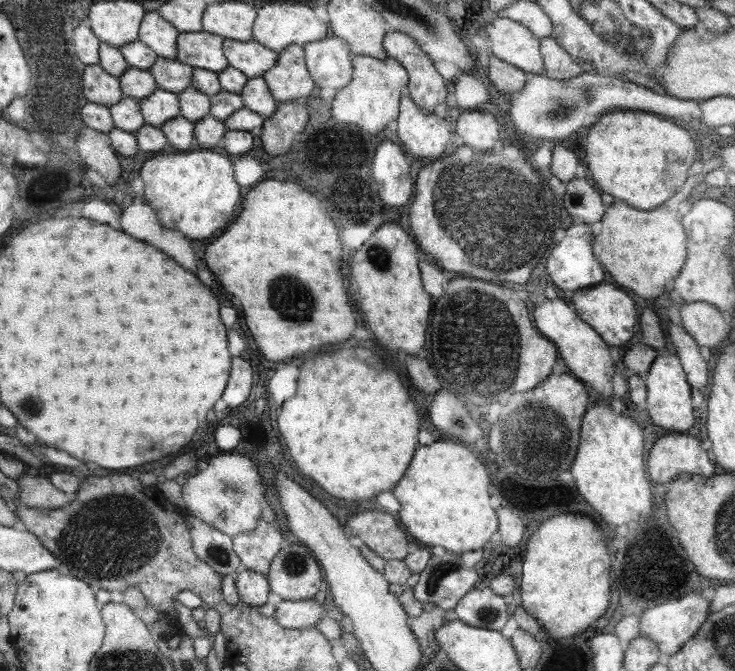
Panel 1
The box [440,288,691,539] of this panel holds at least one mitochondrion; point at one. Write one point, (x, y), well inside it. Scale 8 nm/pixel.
(541, 436)

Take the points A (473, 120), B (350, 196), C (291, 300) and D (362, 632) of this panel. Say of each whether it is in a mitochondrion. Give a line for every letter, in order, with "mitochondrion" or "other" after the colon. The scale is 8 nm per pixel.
A: other
B: other
C: mitochondrion
D: other

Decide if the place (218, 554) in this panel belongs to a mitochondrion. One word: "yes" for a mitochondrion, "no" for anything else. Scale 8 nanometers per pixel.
yes

